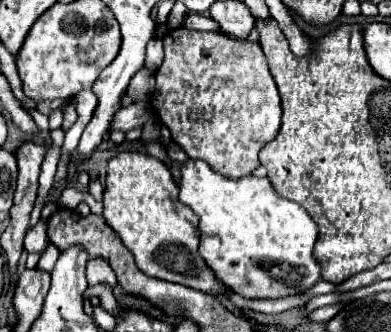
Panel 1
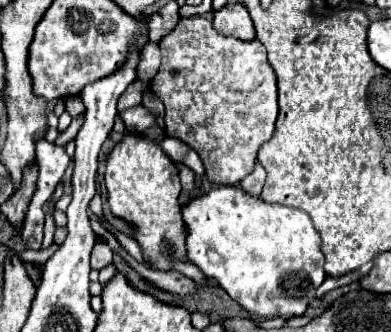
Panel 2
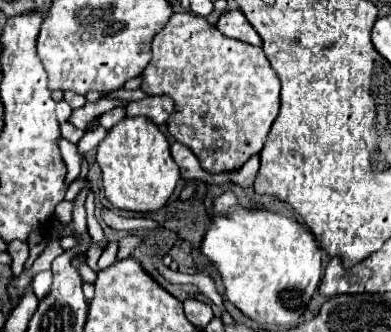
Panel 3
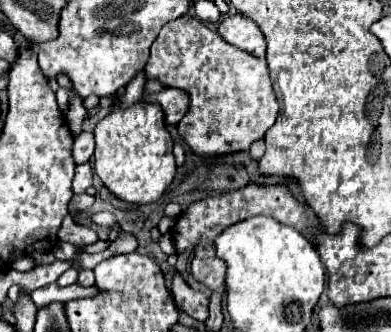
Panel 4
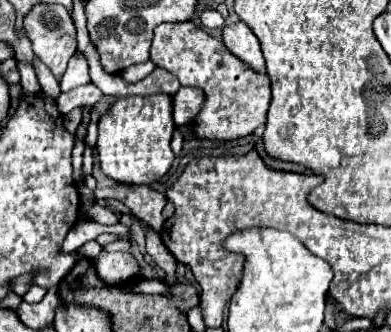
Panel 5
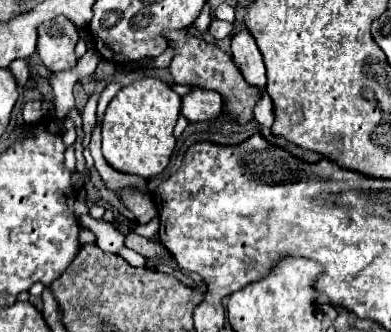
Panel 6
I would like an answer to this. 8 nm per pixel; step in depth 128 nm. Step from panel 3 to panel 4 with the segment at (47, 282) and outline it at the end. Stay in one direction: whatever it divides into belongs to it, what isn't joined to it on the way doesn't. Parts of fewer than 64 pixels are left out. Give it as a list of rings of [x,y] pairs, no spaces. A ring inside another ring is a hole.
[[[48,284],[48,286],[36,288],[34,292],[30,292],[30,298],[36,304],[36,308],[44,308],[50,302],[68,302],[68,300],[84,298],[84,296],[90,298],[90,296],[98,296],[102,292],[104,290],[98,290],[96,286],[88,286],[86,288],[86,286],[80,286],[80,284],[72,284],[72,286],[60,288],[58,284]]]

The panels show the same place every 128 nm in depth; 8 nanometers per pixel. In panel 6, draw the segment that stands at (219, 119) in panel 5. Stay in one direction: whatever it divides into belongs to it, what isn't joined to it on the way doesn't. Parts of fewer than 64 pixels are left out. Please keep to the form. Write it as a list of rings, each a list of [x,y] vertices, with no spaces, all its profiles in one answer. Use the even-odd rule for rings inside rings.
[[[172,30],[164,32],[168,36],[168,42],[176,46],[176,56],[170,64],[170,72],[174,76],[174,82],[178,84],[190,84],[190,86],[200,86],[206,90],[216,90],[224,96],[224,110],[236,116],[240,122],[248,122],[254,118],[252,108],[256,100],[260,98],[260,90],[252,88],[246,84],[246,80],[240,76],[240,70],[232,62],[232,58],[218,50],[214,44],[206,44],[202,38],[190,34],[188,30]]]

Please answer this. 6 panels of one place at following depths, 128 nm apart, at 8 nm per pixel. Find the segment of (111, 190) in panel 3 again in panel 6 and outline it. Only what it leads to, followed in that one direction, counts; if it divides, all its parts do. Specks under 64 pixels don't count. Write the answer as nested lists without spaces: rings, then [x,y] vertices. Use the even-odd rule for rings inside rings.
[[[146,76],[122,88],[108,104],[102,124],[102,154],[106,162],[128,174],[152,178],[160,174],[174,150],[174,126],[180,116],[182,98],[160,78]]]

